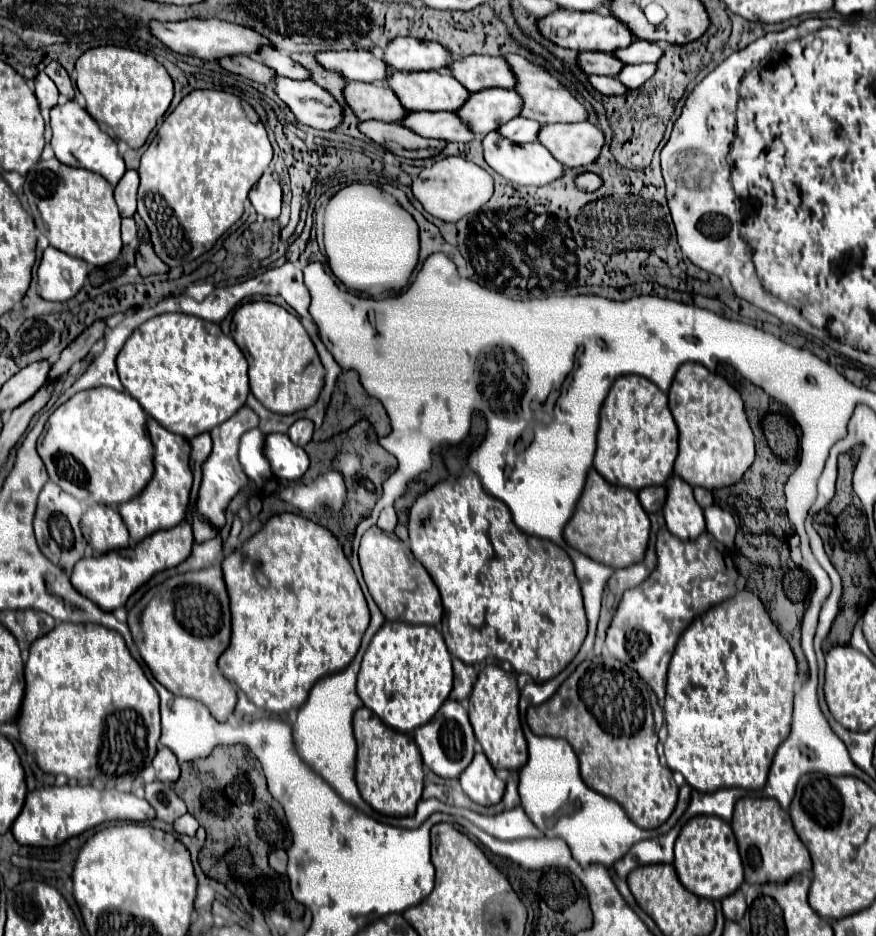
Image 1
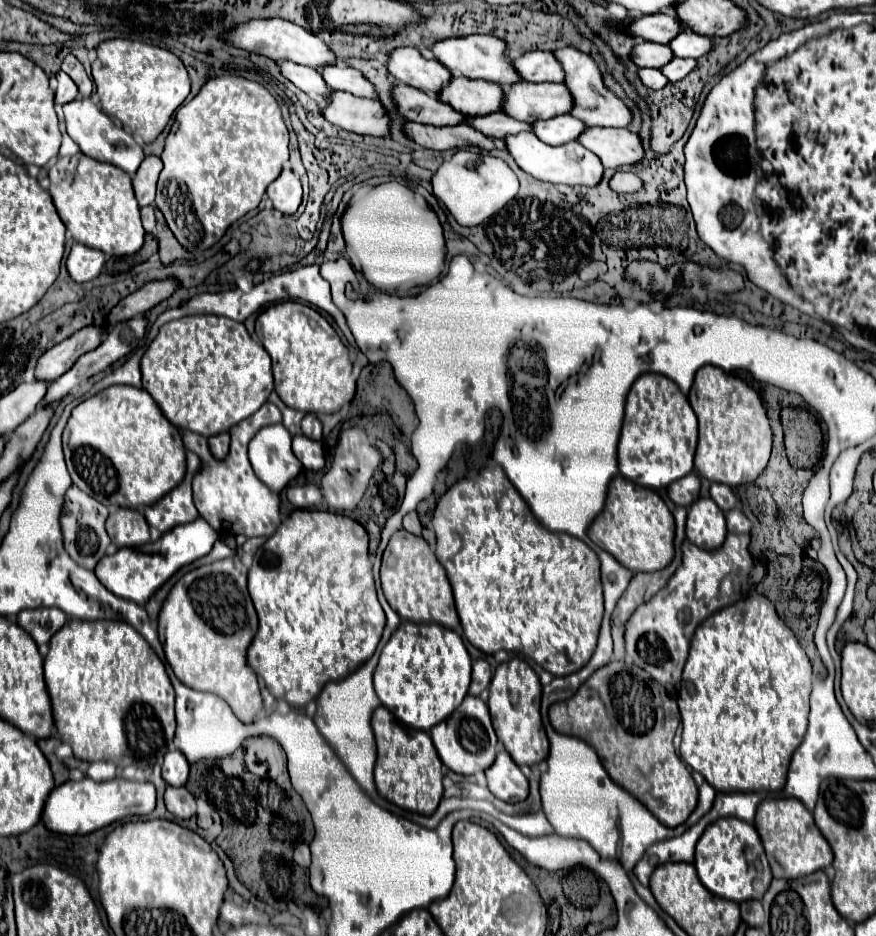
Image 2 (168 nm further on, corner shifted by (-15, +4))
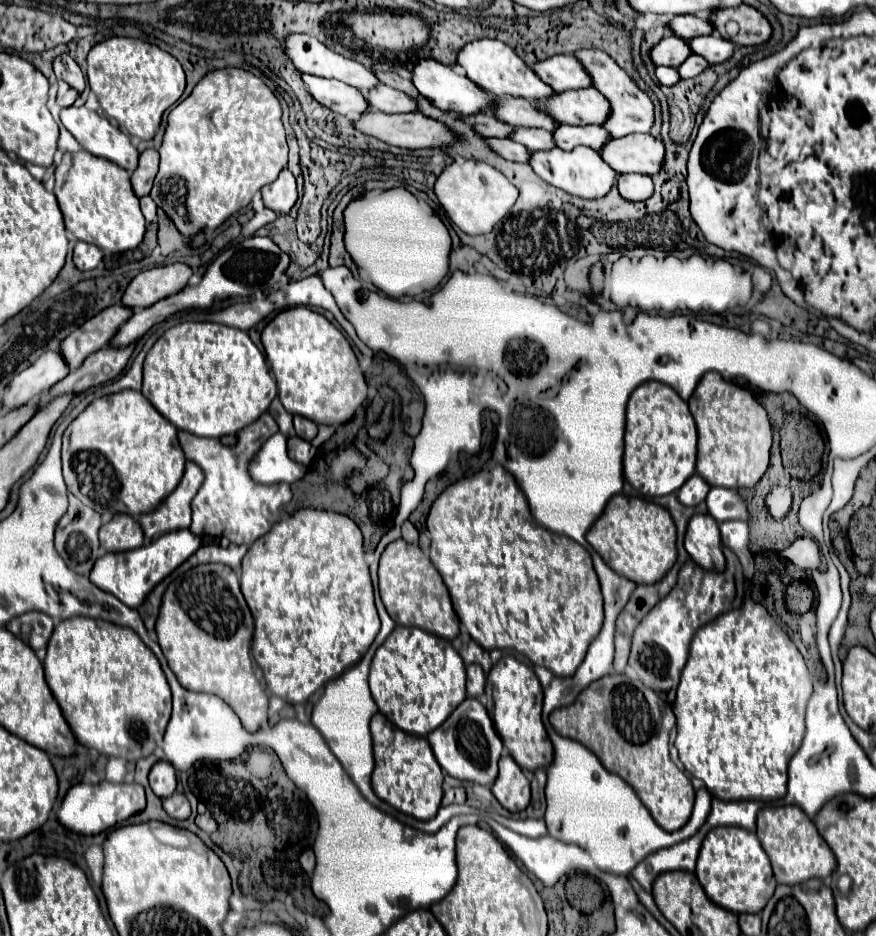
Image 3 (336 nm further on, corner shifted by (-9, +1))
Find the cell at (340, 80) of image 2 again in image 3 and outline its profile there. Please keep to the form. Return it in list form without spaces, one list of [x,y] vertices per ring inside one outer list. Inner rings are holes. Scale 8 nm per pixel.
[[[389,86],[373,88],[373,92],[367,94],[367,100],[373,110],[381,110],[387,114],[401,114],[401,112],[419,112],[417,100],[413,100],[409,94],[399,92]]]

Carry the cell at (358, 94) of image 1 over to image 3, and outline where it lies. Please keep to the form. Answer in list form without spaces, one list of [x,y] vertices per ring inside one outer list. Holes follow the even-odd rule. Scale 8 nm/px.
[[[469,116],[465,120],[469,124],[473,124],[475,130],[479,134],[483,134],[485,138],[509,138],[515,130],[515,126],[505,124],[503,120],[499,120],[495,116]]]

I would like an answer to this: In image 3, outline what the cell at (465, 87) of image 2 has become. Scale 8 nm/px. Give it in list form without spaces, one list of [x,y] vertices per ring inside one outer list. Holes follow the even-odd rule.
[[[497,100],[497,118],[505,120],[513,126],[525,126],[525,128],[543,128],[553,132],[559,122],[555,122],[547,112],[541,112],[533,102],[529,100]]]

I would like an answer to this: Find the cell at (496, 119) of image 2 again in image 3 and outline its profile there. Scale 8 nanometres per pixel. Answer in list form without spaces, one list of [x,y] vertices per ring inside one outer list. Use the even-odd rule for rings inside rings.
[[[517,128],[513,132],[511,140],[517,140],[519,144],[525,144],[531,152],[555,148],[553,134],[551,132],[545,132],[545,130],[539,130],[539,128]]]

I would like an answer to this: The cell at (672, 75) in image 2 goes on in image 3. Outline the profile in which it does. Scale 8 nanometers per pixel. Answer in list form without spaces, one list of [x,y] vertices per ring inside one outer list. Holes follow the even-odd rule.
[[[693,54],[693,56],[689,56],[689,58],[685,60],[685,64],[679,66],[679,74],[681,74],[681,78],[695,78],[695,76],[699,76],[703,70],[707,70],[709,66],[711,66],[711,64],[709,64],[703,56]]]

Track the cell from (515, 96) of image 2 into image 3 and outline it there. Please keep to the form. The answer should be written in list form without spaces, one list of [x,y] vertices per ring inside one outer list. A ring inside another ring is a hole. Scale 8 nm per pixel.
[[[595,88],[569,90],[553,96],[553,100],[541,100],[537,106],[545,112],[551,112],[551,116],[555,120],[561,120],[561,124],[571,126],[603,126],[611,114],[609,100]]]

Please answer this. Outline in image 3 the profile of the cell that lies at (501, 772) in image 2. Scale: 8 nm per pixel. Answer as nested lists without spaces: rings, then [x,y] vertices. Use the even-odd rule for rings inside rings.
[[[503,756],[499,760],[499,776],[491,790],[499,804],[505,806],[509,812],[525,810],[531,798],[529,780],[511,756]]]

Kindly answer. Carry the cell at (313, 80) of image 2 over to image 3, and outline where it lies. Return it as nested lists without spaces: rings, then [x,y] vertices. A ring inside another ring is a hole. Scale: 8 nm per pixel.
[[[303,74],[303,82],[307,84],[313,98],[333,112],[339,112],[343,116],[359,116],[369,110],[369,102],[363,92],[349,84],[309,74]]]

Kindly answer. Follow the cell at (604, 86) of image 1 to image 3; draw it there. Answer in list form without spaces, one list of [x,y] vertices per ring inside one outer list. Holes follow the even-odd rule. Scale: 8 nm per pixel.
[[[657,66],[655,74],[657,74],[659,82],[665,84],[665,86],[673,86],[673,84],[677,84],[681,80],[677,68],[669,68],[669,66]]]

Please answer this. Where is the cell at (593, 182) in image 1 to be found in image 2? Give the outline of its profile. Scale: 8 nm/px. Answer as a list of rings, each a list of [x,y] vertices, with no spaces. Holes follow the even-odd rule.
[[[617,171],[611,179],[609,179],[609,187],[617,193],[633,193],[633,191],[639,191],[641,189],[641,181],[639,177],[635,177],[633,173],[623,173],[623,171]]]

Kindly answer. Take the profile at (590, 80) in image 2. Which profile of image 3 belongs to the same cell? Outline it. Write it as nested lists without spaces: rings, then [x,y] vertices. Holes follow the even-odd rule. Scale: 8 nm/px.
[[[581,50],[575,52],[575,56],[581,60],[581,64],[585,64],[587,72],[593,76],[595,88],[613,104],[613,116],[609,116],[609,120],[605,122],[605,128],[611,132],[611,136],[623,138],[633,132],[649,132],[651,126],[655,124],[655,104],[651,96],[643,92],[635,84],[635,80],[603,50]]]

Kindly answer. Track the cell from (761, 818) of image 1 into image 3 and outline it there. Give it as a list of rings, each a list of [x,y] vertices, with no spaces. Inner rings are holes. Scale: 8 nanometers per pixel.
[[[797,806],[763,808],[757,816],[757,838],[771,858],[771,866],[779,884],[801,884],[811,878],[827,878],[833,874],[835,856],[829,844],[817,832],[813,820]]]

